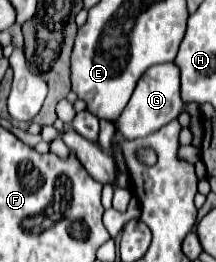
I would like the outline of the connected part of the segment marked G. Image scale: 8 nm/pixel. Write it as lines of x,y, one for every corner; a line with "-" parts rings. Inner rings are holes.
163,63
163,65
151,67
139,79
127,107
123,109
121,117
117,117
117,121
113,125
115,125
115,131
121,133
123,139
139,139
139,137
147,137
147,135
155,133
169,121
177,119
181,109
183,109
183,101
180,97
180,77
177,67
175,67
175,63

